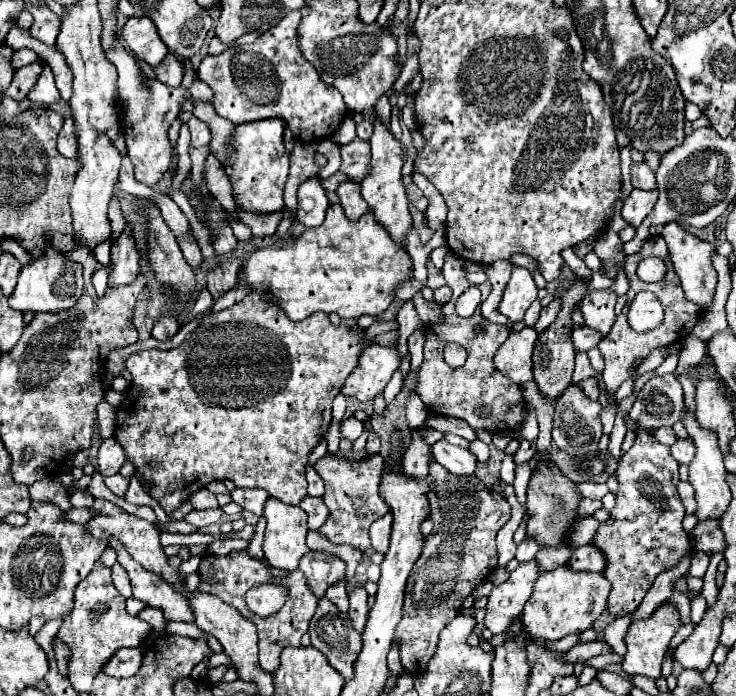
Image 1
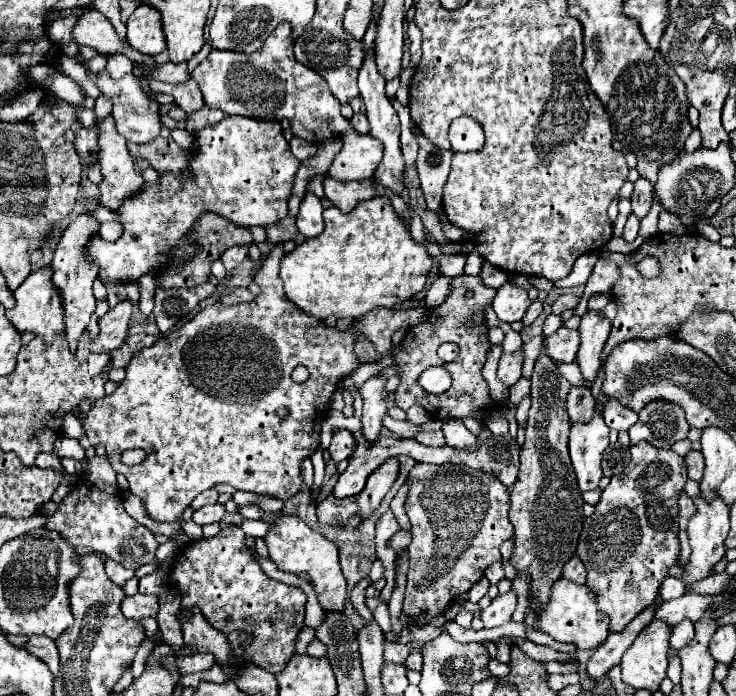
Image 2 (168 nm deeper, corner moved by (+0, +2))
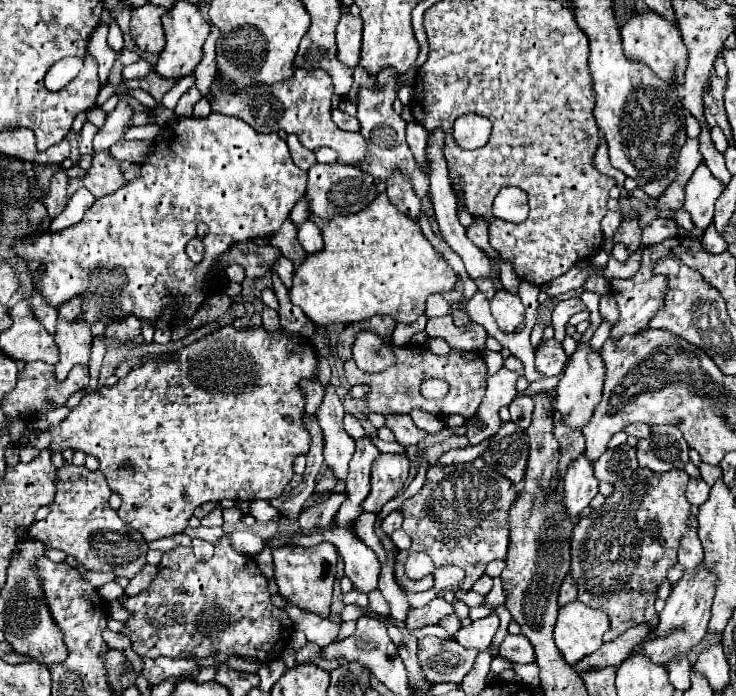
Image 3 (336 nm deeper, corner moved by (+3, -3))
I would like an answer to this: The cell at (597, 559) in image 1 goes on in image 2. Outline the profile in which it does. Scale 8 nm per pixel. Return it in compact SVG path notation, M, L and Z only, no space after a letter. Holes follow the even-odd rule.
M574 556L570 562L566 562L564 566L564 572L562 572L562 578L574 582L574 584L584 584L586 582L586 568L584 564L580 562L578 556Z

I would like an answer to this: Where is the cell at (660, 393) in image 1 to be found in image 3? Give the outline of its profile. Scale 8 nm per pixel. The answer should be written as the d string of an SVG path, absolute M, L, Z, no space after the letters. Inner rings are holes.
M653 425L651 435L639 439L637 461L657 473L683 469L689 459L689 445L675 425Z

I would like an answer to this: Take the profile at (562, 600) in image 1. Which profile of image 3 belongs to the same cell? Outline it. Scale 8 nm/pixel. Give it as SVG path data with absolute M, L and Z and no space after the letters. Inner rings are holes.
M571 601L559 609L555 623L555 645L565 661L575 667L577 661L595 653L603 645L603 635L609 629L609 617L589 609L579 601Z

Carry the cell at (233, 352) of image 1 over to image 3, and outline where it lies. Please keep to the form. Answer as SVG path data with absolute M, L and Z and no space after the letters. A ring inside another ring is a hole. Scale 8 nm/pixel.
M223 325L219 329L215 329L213 333L209 333L207 337L177 349L175 353L169 355L169 359L155 359L155 357L147 357L143 363L135 365L127 377L119 379L117 385L113 387L101 387L95 393L89 393L81 399L81 403L71 409L71 413L55 427L49 427L47 431L35 431L29 437L29 443L37 449L79 449L87 455L93 455L99 459L99 469L105 473L107 483L111 487L111 491L119 493L123 503L119 507L119 517L131 525L133 529L137 529L145 541L153 541L153 539L161 539L161 537L169 537L175 533L181 533L187 527L187 519L193 515L193 509L207 503L207 501L223 501L223 499L233 499L233 501L255 501L255 499L277 499L283 495L285 487L291 483L293 479L293 461L299 455L307 455L309 445L311 445L311 435L305 427L305 393L299 387L301 379L317 379L317 365L319 365L319 357L317 351L311 343L311 339L299 335L299 333L271 333L267 331L263 325L259 327L249 327L249 329L235 329L231 325ZM285 417L291 417L291 423L285 421ZM123 461L131 461L133 469L121 469Z

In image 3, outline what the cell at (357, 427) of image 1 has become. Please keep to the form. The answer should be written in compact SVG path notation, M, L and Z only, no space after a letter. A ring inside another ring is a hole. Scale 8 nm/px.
M327 469L325 473L323 473L323 477L321 477L321 481L317 483L317 487L315 487L315 493L319 493L319 491L325 491L325 489L333 489L337 485L337 477L333 475L333 469Z

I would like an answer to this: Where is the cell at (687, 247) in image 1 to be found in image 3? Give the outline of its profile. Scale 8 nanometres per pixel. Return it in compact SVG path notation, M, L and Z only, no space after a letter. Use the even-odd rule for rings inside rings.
M657 217L649 225L645 225L645 229L643 229L643 245L655 245L655 243L661 243L669 237L677 237L677 229L671 219Z

